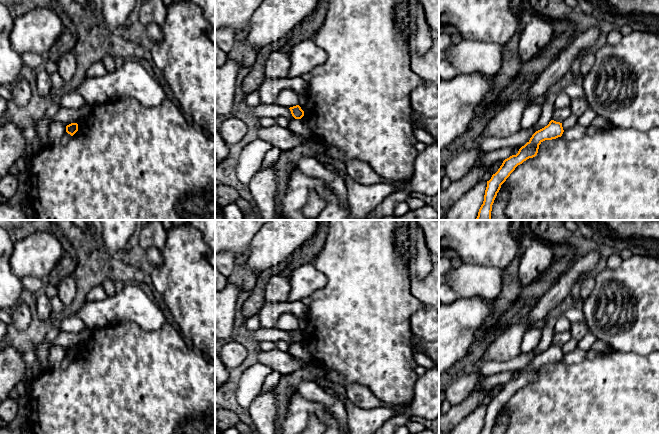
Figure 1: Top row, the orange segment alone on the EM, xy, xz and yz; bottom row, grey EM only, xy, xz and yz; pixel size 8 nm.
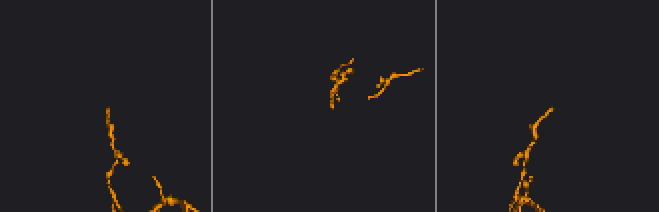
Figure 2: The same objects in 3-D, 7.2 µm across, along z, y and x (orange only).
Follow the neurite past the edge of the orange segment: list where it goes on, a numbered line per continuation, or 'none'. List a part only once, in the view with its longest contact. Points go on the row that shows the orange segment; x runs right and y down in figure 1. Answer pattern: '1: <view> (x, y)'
none

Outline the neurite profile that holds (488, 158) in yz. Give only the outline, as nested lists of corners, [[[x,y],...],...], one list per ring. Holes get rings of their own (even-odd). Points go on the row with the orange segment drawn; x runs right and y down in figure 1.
[[[505,147],[496,151],[486,152],[482,158],[476,162],[476,165],[489,168],[496,161],[504,161],[512,155],[516,155],[519,149],[518,147]]]

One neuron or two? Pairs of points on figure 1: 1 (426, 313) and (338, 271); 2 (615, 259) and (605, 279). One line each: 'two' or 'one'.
1: two
2: two

